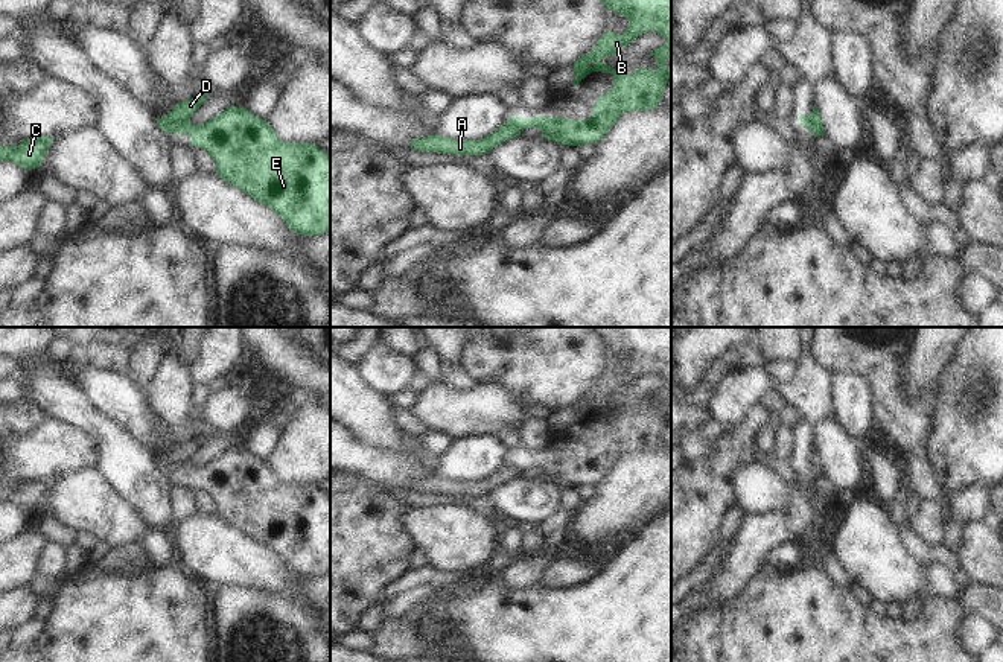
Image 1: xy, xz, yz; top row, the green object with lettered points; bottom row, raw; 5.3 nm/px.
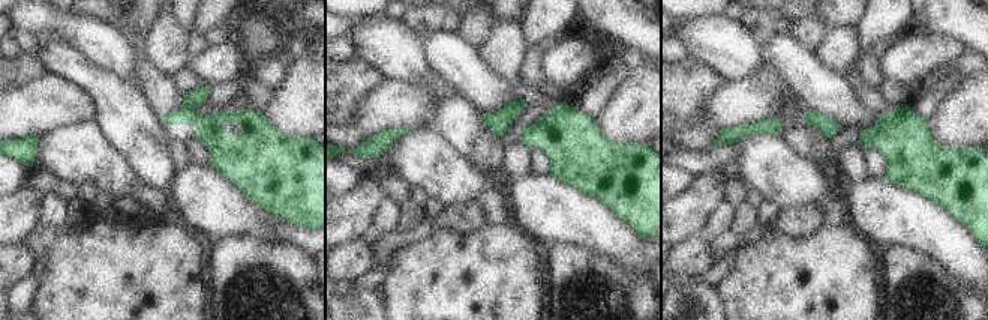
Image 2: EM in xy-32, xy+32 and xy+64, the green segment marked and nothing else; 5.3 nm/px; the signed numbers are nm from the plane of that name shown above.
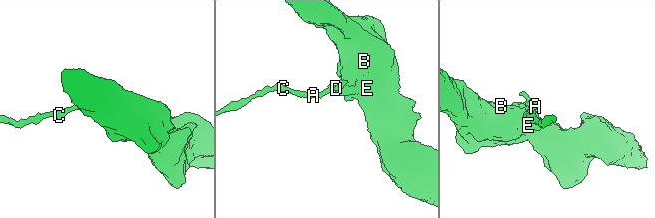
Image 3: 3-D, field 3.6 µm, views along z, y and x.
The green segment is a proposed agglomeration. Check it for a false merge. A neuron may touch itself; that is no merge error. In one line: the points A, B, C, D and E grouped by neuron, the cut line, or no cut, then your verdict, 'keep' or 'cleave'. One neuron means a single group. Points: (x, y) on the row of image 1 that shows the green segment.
A C D / B E | xy (189, 117), (177, 122), (169, 131) | cleave

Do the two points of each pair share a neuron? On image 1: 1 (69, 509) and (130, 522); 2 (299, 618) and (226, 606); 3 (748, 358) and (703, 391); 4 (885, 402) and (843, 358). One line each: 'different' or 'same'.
1: same
2: same
3: same
4: same

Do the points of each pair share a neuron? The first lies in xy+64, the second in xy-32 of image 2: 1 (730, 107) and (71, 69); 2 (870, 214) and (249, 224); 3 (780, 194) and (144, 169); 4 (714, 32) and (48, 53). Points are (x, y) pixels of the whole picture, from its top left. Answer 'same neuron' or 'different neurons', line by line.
1: different neurons
2: same neuron
3: different neurons
4: same neuron

